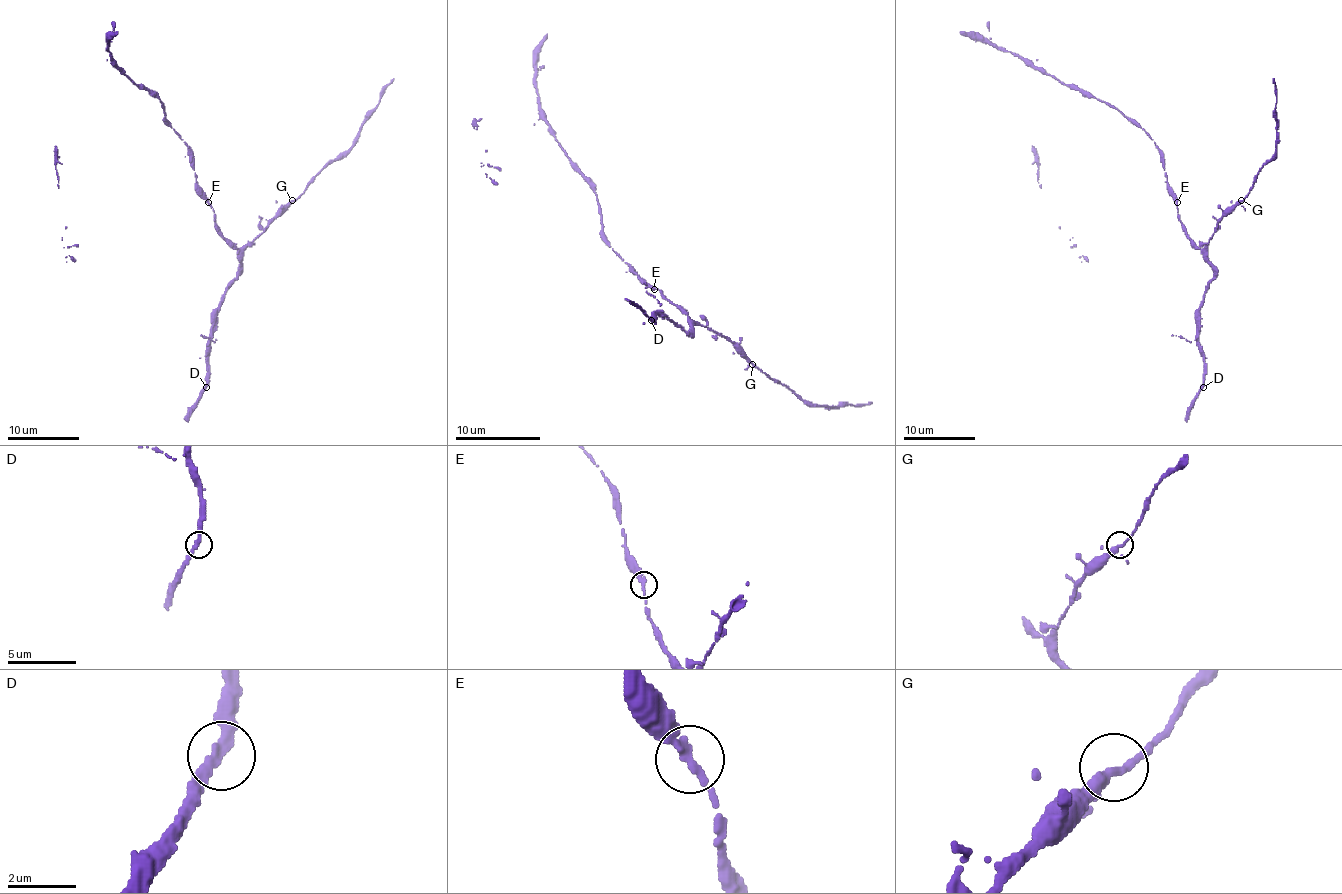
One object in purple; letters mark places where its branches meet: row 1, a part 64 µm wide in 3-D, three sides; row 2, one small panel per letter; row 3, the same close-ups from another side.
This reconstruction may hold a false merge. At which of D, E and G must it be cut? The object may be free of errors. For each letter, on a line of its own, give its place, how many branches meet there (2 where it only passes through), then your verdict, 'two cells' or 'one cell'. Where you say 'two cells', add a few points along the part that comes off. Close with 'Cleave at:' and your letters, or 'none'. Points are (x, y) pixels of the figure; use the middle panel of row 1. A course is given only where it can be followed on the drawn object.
D: place (651, 320); branches 2; one cell
E: place (654, 289); branches 2; one cell
G: place (752, 364); branches 2; one cell
Cleave at: none

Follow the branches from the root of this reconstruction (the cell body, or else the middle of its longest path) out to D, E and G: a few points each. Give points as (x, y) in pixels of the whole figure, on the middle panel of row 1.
D: (623, 261), (638, 278), (651, 288), (657, 288), (680, 309), (691, 328), (687, 333), (659, 314), (651, 320)
E: (623, 261), (653, 288)
G: (623, 261), (638, 278), (651, 288), (657, 288), (691, 320), (727, 337), (752, 364)

